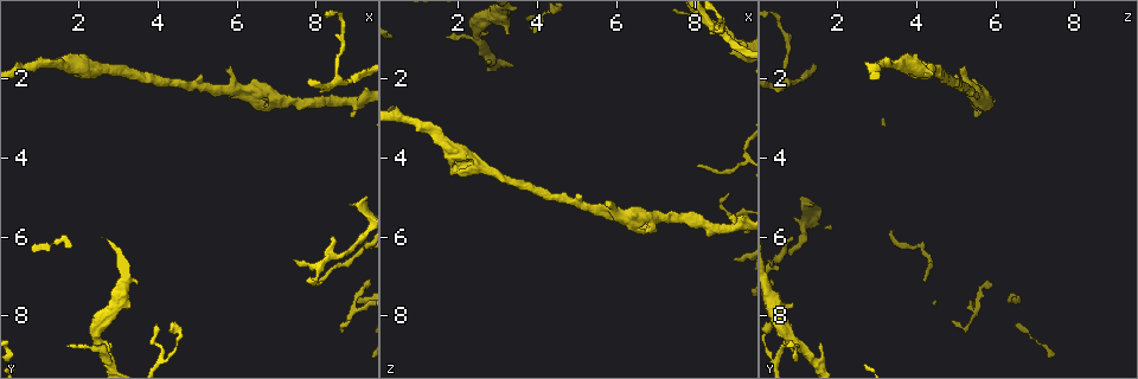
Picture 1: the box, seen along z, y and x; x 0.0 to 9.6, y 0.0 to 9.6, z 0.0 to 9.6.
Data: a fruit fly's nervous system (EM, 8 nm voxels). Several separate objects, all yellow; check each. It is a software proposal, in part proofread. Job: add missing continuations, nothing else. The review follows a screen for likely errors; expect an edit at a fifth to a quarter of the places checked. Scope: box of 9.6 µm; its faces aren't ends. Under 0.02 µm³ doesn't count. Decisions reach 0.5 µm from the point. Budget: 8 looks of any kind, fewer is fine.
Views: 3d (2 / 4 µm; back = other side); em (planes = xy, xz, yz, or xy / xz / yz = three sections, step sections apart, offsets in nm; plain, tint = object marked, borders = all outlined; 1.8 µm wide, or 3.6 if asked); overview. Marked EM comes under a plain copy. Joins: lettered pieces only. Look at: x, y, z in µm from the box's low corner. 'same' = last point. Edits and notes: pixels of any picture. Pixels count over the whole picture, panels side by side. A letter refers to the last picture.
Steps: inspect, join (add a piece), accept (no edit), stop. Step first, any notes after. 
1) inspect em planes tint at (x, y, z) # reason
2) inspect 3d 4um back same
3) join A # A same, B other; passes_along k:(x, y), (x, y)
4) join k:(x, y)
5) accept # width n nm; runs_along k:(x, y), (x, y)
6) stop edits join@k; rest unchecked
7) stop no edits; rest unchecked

inspect em planes borders at (2.00, 1.95, 4.30) # free end

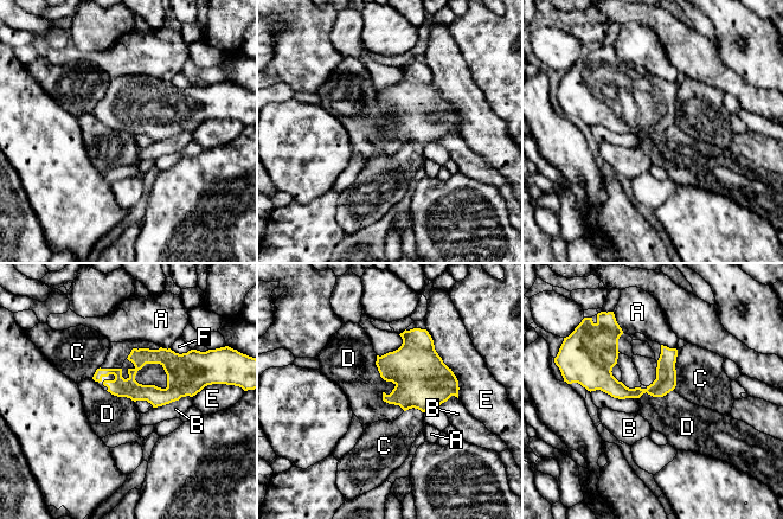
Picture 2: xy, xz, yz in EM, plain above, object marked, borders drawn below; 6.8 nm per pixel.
accept # width 140 nm; A other, B other, C other, D other, E other, F other; border 2:(382, 392), (384, 401), (404, 410); no lettered piece goes on from it

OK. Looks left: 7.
inspect em xz step 8 borders at (2.75, 8.70, 1.60) # branch stops here

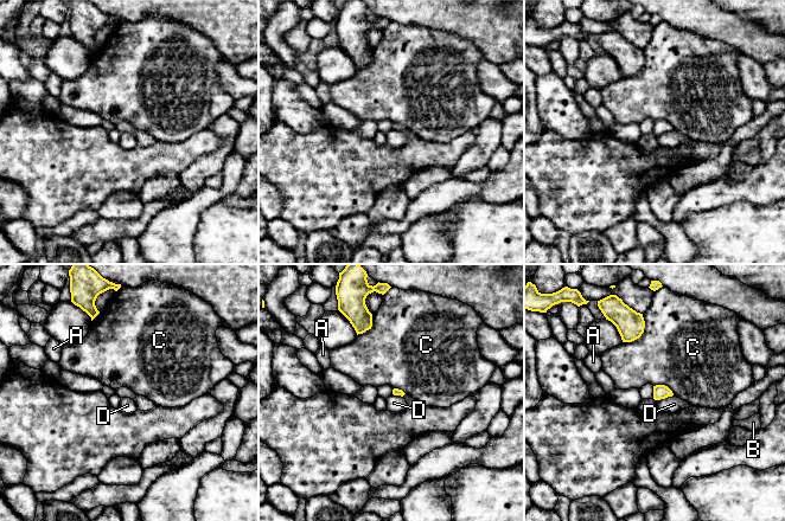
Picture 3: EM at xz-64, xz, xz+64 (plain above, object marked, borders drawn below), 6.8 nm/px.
accept # A other, B other, C other, D other; border 3:(672, 394), (657, 400); no lettered piece goes on from it

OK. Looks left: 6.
inspect 3d 4um at (8.50, 6.00, 0.95) # thin end

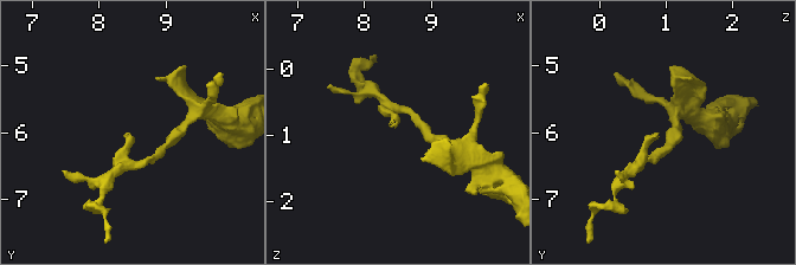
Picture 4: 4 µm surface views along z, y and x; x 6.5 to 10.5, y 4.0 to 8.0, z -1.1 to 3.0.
inspect em planes borders at (8.50, 6.10, 0.90) # need the tissue

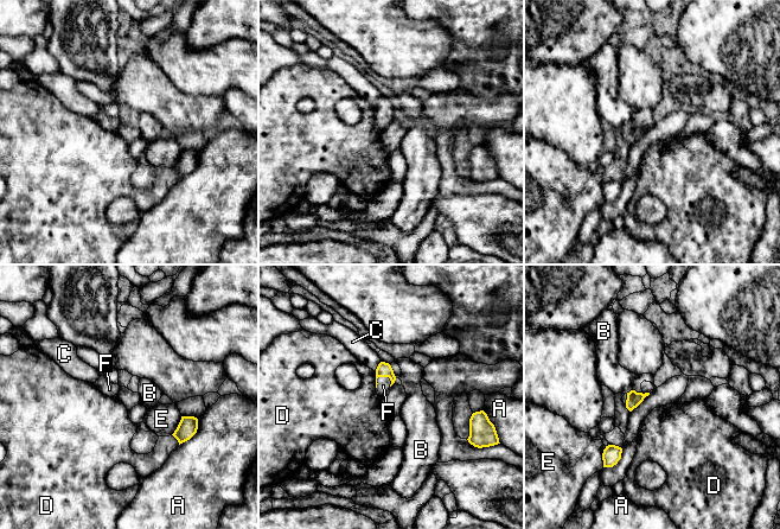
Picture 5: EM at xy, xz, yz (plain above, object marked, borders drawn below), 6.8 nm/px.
join F # A other, B other, C other, D other, E other, F same; passes_along 5:(384, 369), (378, 376), (383, 386); it goes on there

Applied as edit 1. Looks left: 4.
stop edits join@5; rest unchecked

